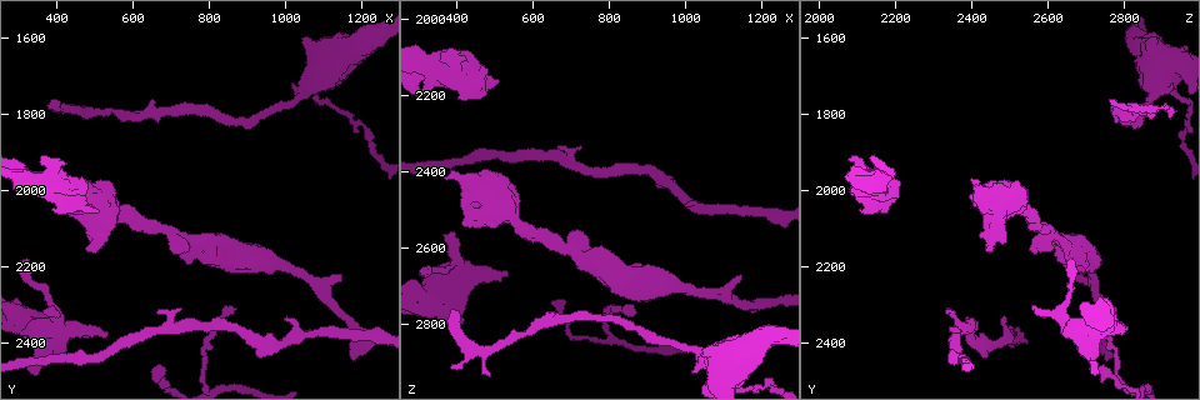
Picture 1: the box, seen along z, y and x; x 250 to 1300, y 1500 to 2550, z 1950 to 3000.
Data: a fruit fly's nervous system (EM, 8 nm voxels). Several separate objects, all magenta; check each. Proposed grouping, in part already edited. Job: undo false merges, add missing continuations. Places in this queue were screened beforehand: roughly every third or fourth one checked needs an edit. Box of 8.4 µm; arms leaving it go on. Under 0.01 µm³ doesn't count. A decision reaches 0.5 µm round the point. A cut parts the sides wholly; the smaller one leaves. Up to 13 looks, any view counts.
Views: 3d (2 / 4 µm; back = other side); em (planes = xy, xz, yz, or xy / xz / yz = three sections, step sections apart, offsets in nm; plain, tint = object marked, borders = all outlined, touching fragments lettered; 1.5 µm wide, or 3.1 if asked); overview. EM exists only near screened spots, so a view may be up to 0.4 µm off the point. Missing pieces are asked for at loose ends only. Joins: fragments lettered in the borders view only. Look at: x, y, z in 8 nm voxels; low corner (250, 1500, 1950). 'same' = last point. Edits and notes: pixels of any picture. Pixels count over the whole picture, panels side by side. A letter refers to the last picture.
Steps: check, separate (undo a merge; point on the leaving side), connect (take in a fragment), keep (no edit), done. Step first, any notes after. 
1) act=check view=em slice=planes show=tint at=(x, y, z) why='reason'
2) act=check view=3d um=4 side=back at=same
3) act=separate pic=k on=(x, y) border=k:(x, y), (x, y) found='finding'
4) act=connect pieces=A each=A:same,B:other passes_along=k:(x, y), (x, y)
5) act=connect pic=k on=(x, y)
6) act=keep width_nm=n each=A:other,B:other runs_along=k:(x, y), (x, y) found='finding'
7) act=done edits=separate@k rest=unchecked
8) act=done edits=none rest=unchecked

act=check view=3d um=2 at=(855, 2305, 2775) why='tapers out'

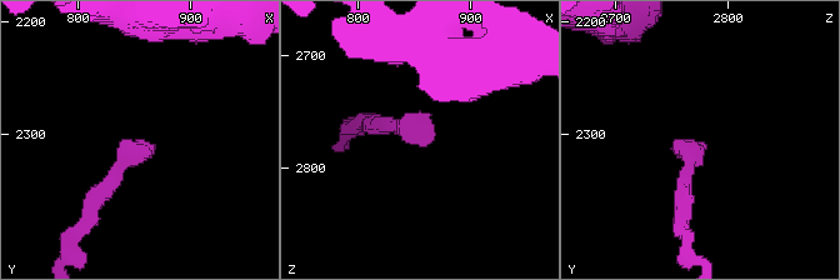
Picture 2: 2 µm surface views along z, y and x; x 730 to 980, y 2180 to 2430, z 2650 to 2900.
act=check view=em slice=planes show=borders at=(858, 2306, 2780)

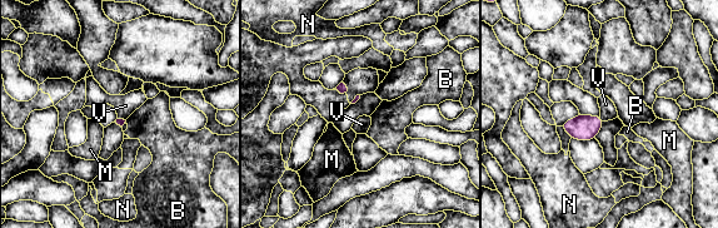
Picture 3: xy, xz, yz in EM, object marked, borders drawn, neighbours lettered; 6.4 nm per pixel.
act=keep each=B:other,M:other,N:other,V:other border=3:(599, 117), (604, 120) found='none of them fits'

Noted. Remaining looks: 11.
act=check view=3d um=2 at=(375, 1985, 2425) why='free end'

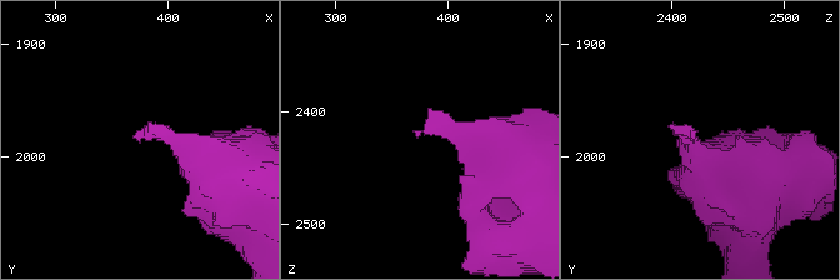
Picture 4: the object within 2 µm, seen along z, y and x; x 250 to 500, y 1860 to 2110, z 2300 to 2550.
act=check view=em slice=xy step=4 show=borders at=(374, 1980, 2420)

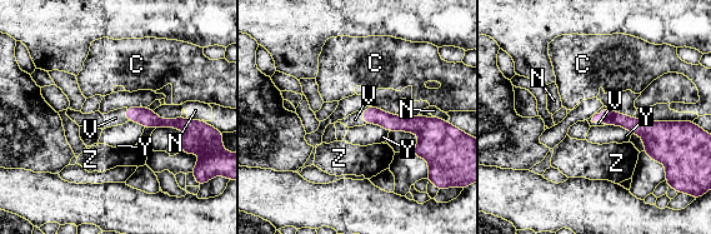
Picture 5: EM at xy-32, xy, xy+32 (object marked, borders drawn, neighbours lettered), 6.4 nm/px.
act=connect pieces=V each=C:other,N:other,V:same,Y:other,Z:other found='it goes on there'

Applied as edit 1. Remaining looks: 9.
act=check view=overview

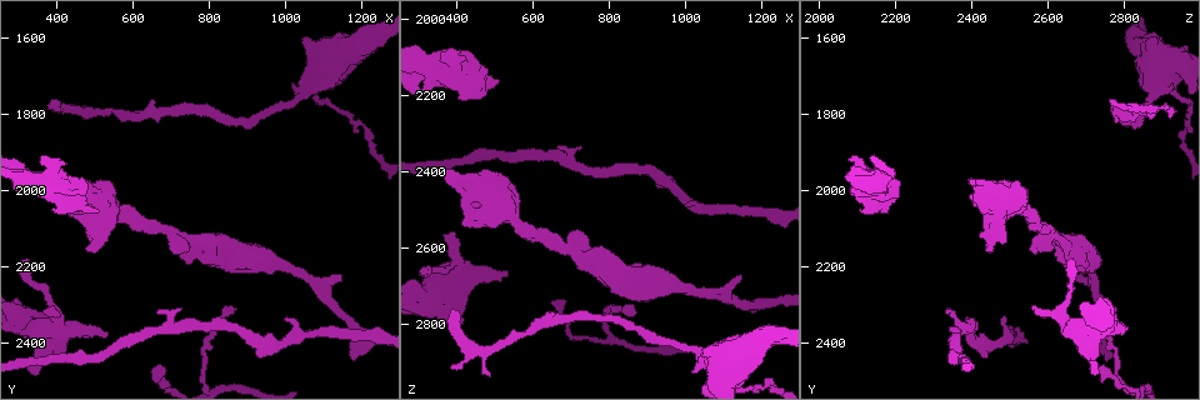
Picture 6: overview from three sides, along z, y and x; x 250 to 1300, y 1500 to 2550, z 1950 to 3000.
act=check view=em slice=yz step=8 show=borders at=(395, 2305, 2560)

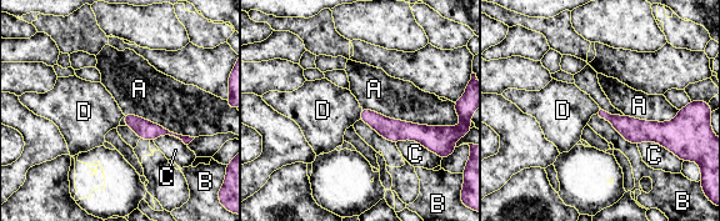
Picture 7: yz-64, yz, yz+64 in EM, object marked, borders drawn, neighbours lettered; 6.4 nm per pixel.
act=check view=em slice=planes show=borders at=same why='another direction'

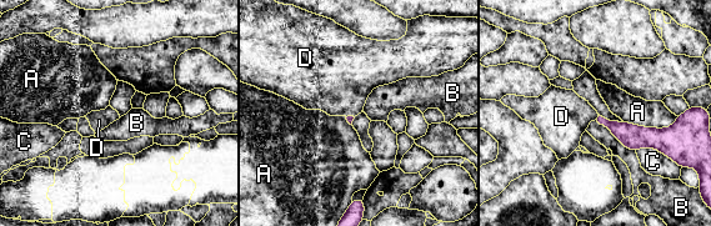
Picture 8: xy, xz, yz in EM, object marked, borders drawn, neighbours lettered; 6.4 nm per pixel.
act=connect pieces=D each=A:other,B:other,C:other,D:same passes_along=8:(631, 136), (597, 117), (561, 116) found='it goes on there'

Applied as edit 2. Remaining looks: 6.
act=check view=em slice=yz step=8 show=borders at=(505, 2050, 2165) why='an open end'

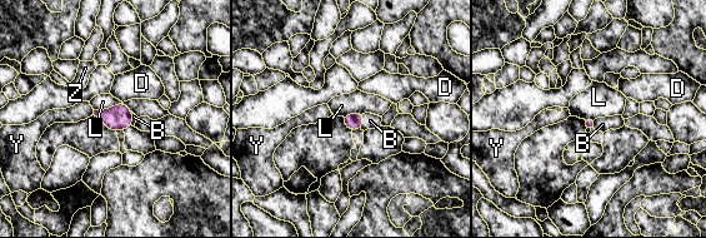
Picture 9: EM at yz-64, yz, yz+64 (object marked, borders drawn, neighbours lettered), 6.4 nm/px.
act=check view=em slice=planes show=borders at=same why='cut it another way'

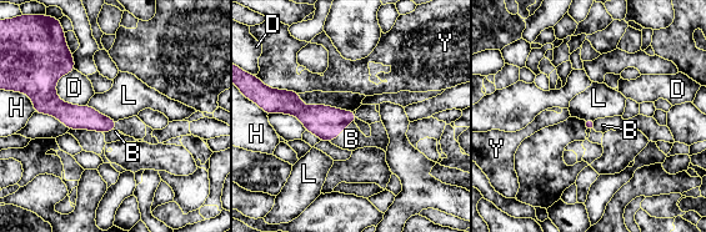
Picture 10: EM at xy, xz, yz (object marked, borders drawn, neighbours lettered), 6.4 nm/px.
act=connect pieces=B each=B:same,D:other,H:other,L:other,Y:other found='the neuron continues'

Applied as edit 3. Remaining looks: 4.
act=check view=overview

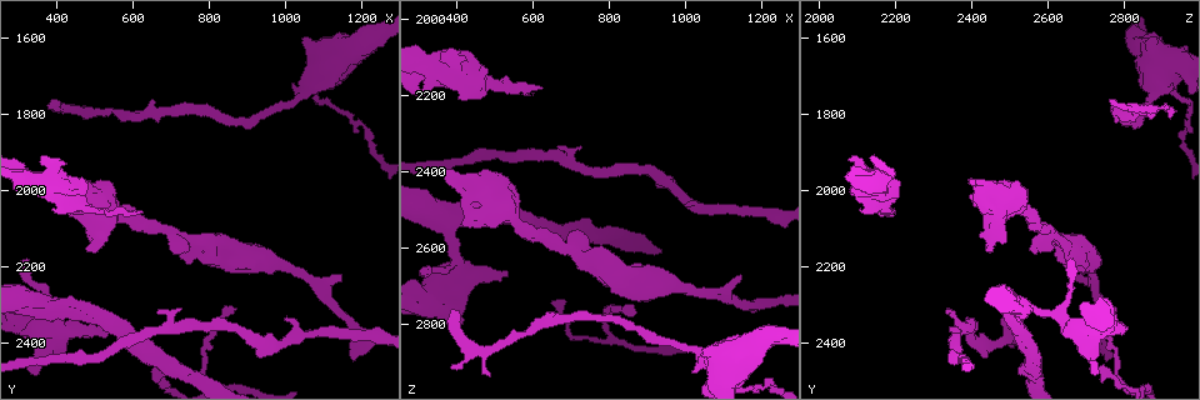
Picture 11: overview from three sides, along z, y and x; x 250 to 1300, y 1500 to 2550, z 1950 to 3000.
act=check view=em slice=planes show=borders at=(395, 1765, 2760) why='free end'

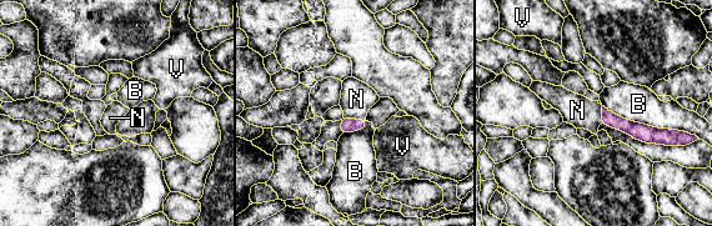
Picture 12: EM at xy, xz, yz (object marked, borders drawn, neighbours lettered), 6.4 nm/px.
act=connect pieces=N longest_contact=B:550nm each=B:other,N:same,V:other found='it goes on there'

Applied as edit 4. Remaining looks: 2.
act=done edits=connect@5,connect@8,connect@10,connect@12 rest=unchecked

